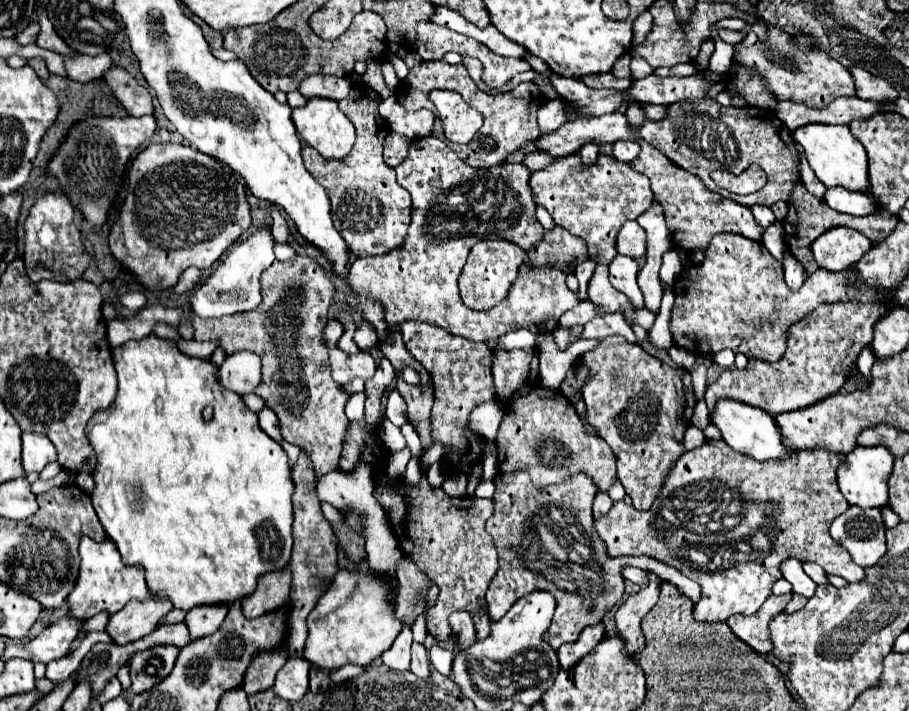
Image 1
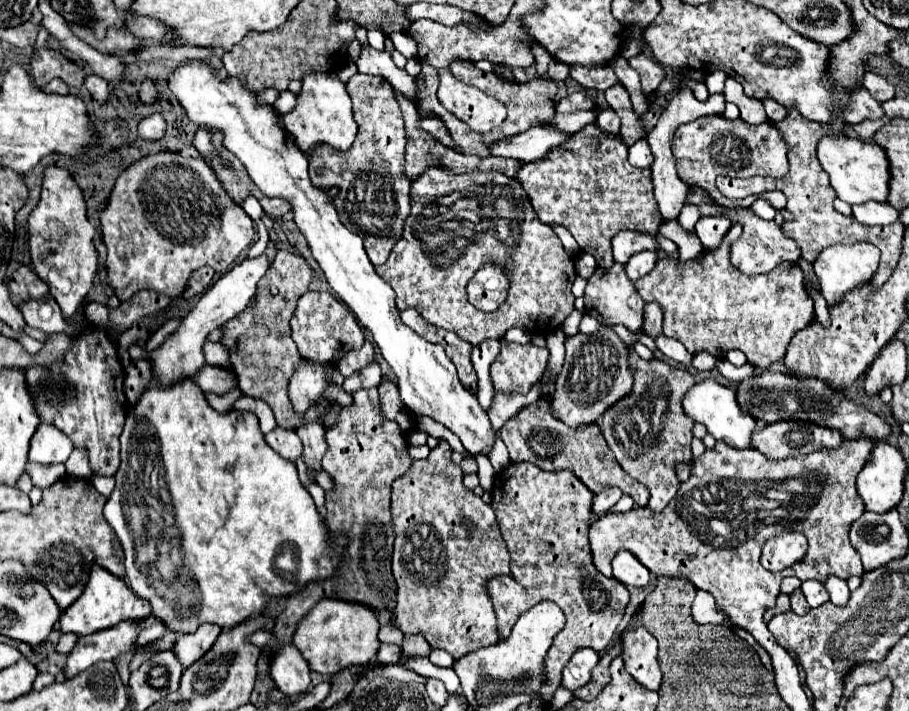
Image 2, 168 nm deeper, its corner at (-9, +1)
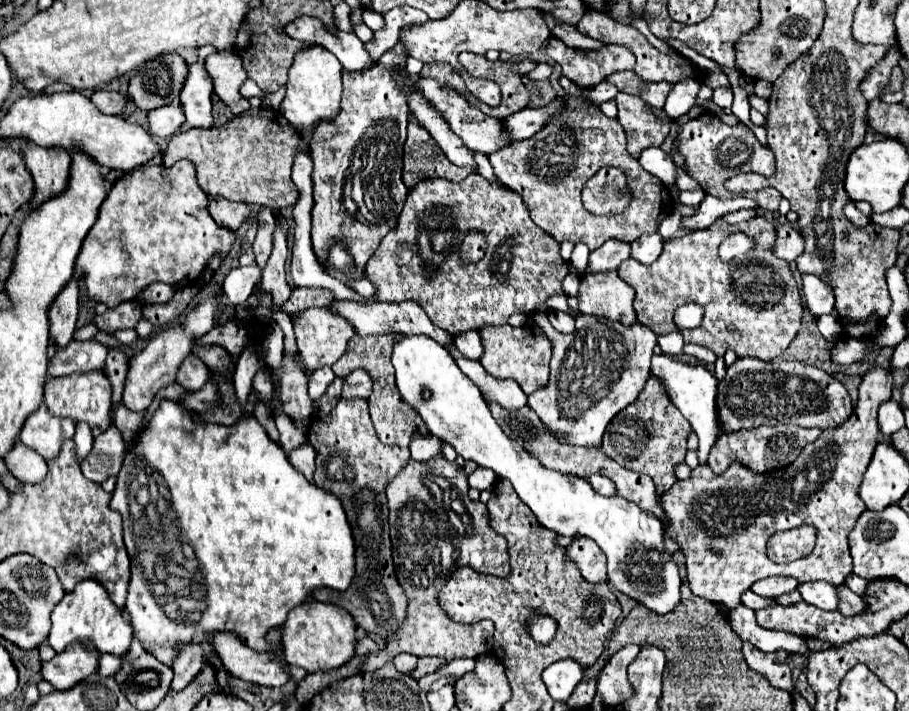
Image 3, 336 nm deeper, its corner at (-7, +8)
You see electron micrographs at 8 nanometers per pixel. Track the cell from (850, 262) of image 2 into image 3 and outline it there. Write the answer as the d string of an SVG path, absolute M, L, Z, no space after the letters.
M803 276L803 298L809 314L815 318L833 312L835 296L831 296L831 288L827 288L819 276Z

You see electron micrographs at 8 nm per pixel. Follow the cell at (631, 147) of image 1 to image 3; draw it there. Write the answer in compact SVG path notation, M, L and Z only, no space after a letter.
M653 146L643 150L639 164L655 178L659 178L665 186L673 188L677 184L677 172L675 172L675 164L671 160L671 156L667 152L663 152L661 148Z

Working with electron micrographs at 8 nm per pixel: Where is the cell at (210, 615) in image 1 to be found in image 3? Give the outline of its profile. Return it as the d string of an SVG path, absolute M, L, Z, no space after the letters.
M179 644L179 648L179 658L173 664L173 692L181 692L203 668L203 650L199 644Z

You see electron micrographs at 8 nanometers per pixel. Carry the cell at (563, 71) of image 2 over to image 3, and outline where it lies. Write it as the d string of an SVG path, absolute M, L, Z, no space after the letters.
M537 64L531 72L527 72L527 76L529 76L529 80L533 80L533 82L539 82L539 80L547 80L549 76L551 76L551 66L549 64Z

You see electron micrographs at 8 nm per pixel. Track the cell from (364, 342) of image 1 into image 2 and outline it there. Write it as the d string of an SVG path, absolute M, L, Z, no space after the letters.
M307 291L299 303L297 303L297 311L291 319L291 335L293 341L299 347L299 353L305 359L317 361L317 363L337 363L337 359L341 359L341 355L345 355L345 351L351 349L359 349L365 341L363 331L357 323L357 319L353 317L353 313L339 301L335 299L331 293L317 293L317 291Z

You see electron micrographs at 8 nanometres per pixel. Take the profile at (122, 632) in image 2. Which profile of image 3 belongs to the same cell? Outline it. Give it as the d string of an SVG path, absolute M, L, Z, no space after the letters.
M67 648L67 652L57 654L49 662L43 662L41 678L47 680L55 690L69 690L93 674L97 664L99 656L83 652L83 648Z

